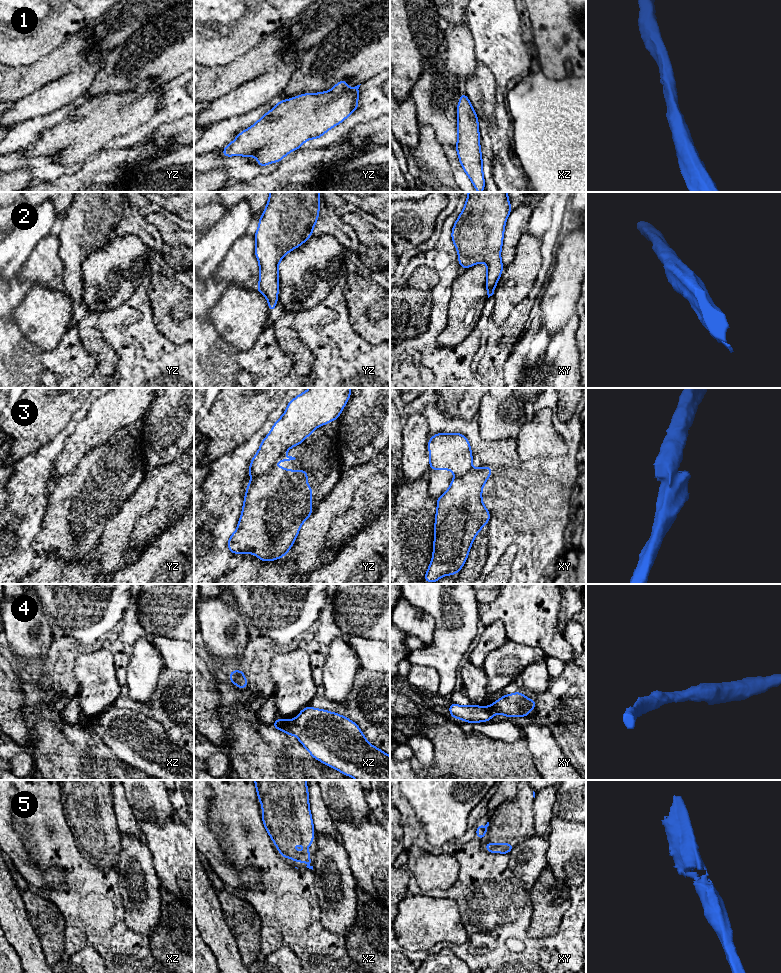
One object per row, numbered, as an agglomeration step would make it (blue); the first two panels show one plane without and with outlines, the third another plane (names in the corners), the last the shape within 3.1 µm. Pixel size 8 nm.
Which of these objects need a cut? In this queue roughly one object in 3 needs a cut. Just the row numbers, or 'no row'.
3

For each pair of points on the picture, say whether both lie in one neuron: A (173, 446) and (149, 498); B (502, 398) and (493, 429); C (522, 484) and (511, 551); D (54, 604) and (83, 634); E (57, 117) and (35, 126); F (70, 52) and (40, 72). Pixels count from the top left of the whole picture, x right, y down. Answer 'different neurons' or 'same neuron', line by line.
A: different neurons
B: same neuron
C: different neurons
D: same neuron
E: same neuron
F: same neuron

